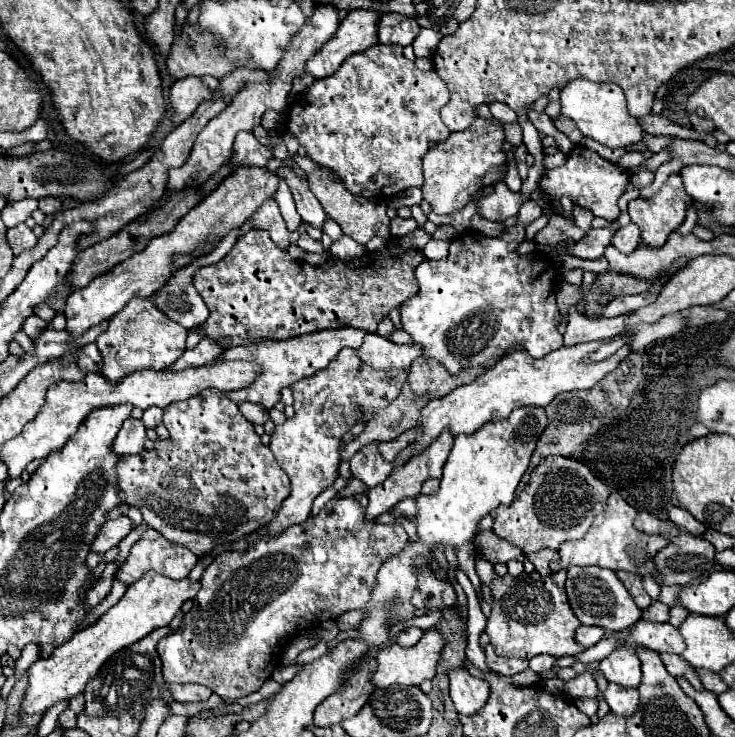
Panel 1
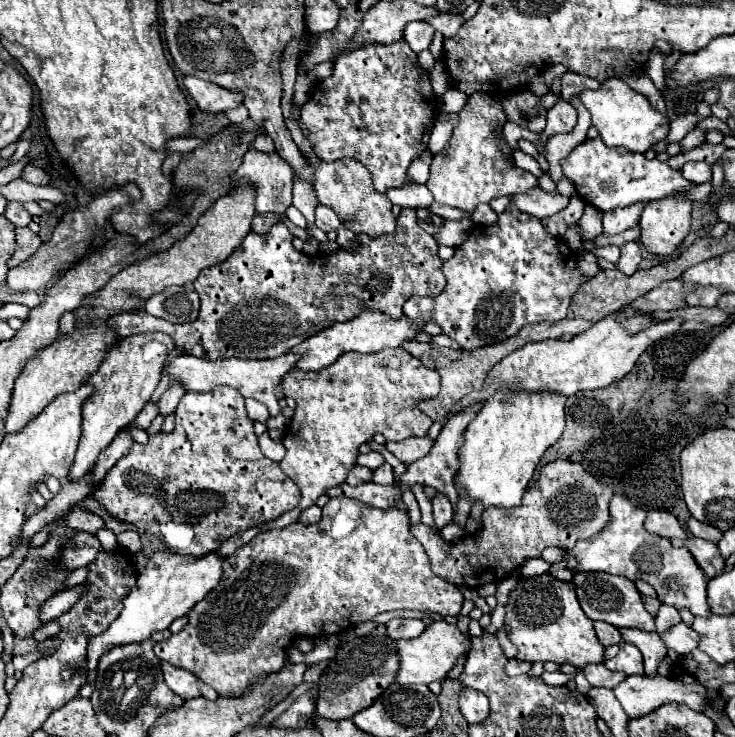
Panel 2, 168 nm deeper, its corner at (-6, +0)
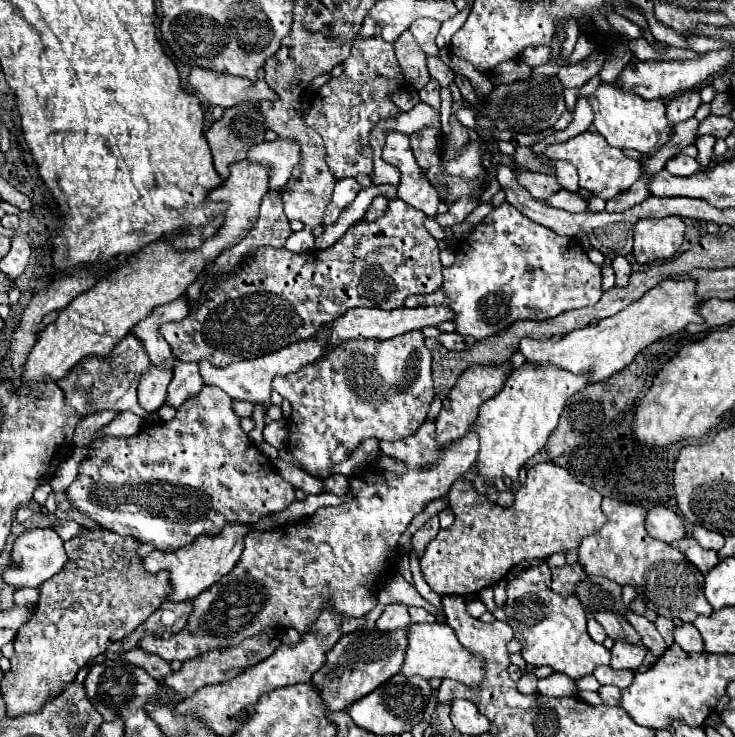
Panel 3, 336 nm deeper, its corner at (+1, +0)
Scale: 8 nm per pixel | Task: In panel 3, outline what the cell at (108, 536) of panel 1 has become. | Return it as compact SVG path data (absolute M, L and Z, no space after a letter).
M27 529L15 539L11 547L9 565L3 569L1 579L11 587L39 587L49 577L59 573L65 563L67 553L63 549L63 541L53 529Z

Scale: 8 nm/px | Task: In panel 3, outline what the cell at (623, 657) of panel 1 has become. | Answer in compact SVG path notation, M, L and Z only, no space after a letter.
M615 641L611 649L611 667L613 669L639 669L647 655L647 649L643 645L633 645L625 641Z

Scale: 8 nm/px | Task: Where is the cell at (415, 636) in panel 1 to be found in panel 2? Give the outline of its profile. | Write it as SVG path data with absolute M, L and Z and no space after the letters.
M392 619L386 623L388 635L392 639L416 639L422 635L426 625L420 619Z

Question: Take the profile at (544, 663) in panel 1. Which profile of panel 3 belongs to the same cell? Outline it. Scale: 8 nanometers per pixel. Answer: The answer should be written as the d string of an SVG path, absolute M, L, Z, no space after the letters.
M525 673L519 681L517 681L517 689L521 693L535 693L537 691L537 677L533 673Z

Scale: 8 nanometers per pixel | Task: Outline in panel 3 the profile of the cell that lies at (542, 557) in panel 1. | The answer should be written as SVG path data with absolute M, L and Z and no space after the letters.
M579 563L575 565L565 565L565 567L555 567L551 569L551 588L561 595L573 595L575 585L587 579L583 567Z

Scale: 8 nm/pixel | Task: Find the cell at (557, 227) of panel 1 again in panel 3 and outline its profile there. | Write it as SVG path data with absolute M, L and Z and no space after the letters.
M704 135L696 140L695 145L698 149L697 161L701 169L706 169L709 166L715 142L716 138L711 135Z

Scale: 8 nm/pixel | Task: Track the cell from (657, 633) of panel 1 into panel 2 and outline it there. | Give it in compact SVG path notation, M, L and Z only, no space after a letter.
M678 623L676 627L668 629L664 635L660 635L664 645L672 651L676 651L678 655L688 655L698 647L698 635L692 627L688 627L686 623Z

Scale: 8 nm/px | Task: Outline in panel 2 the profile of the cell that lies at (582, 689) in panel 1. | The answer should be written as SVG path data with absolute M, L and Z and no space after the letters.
M604 663L588 665L588 667L584 667L582 671L584 671L584 675L586 675L586 679L590 681L592 687L608 687L608 689L612 689L612 687L616 687L620 681L626 679L624 673L610 671Z

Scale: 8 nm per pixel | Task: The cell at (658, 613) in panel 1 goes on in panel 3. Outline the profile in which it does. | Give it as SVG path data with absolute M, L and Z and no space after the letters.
M659 617L659 619L655 621L655 625L657 625L663 641L665 641L667 645L673 645L673 629L675 629L673 621L669 621L669 619L665 619L665 617Z

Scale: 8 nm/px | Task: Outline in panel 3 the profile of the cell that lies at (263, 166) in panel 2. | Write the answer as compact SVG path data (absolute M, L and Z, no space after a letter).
M275 139L253 145L247 157L269 169L269 189L277 191L289 181L293 167L301 159L299 153L299 143L295 139Z

